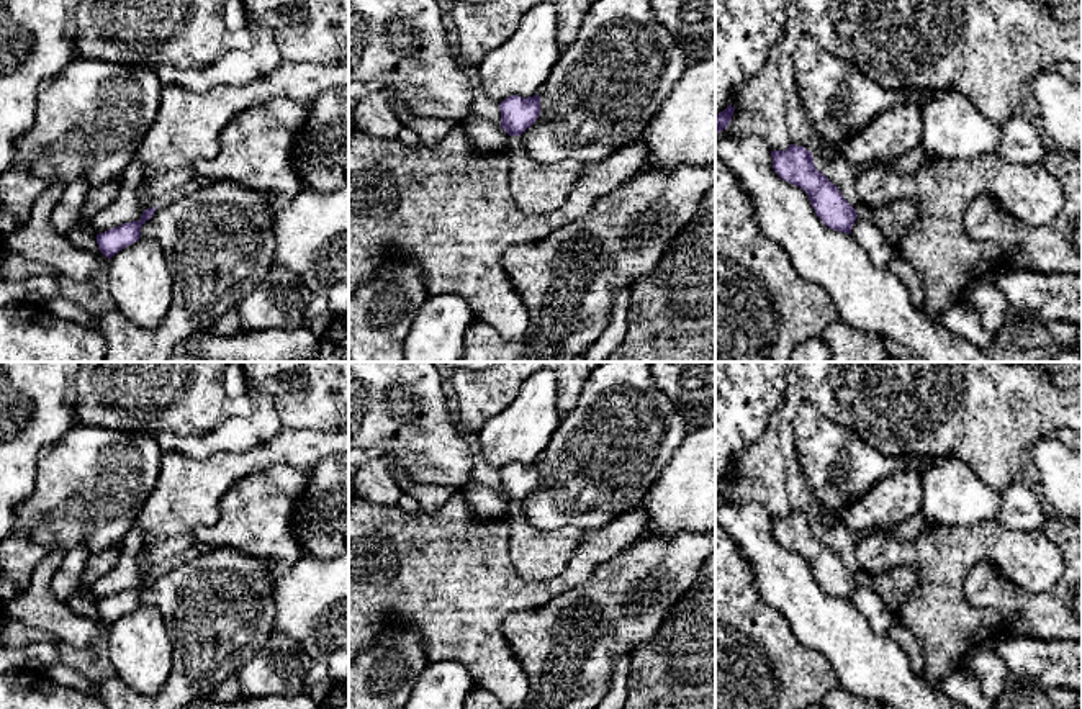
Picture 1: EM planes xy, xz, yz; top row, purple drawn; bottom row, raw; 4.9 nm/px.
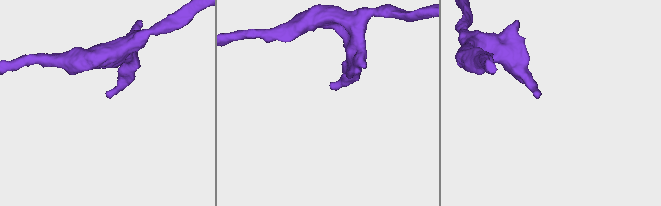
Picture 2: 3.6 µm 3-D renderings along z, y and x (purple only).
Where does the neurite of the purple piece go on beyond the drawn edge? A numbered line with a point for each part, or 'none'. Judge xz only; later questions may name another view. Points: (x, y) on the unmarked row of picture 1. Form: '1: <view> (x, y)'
none

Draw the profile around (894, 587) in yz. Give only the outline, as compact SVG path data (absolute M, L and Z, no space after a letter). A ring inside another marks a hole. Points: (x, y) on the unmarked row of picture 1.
M897 567L884 575L858 571L856 581L874 588L886 601L895 621L899 621L900 604L917 588L917 573L908 567Z

